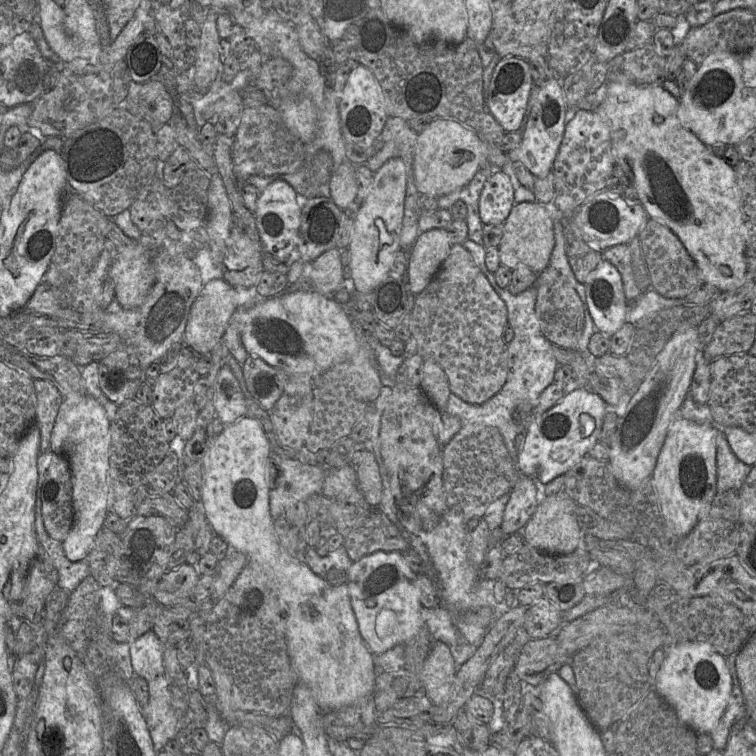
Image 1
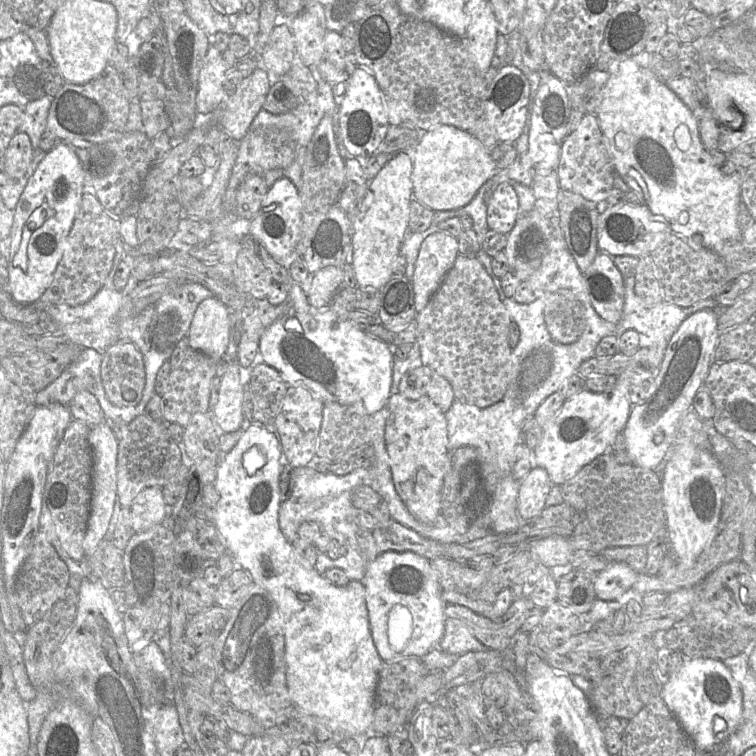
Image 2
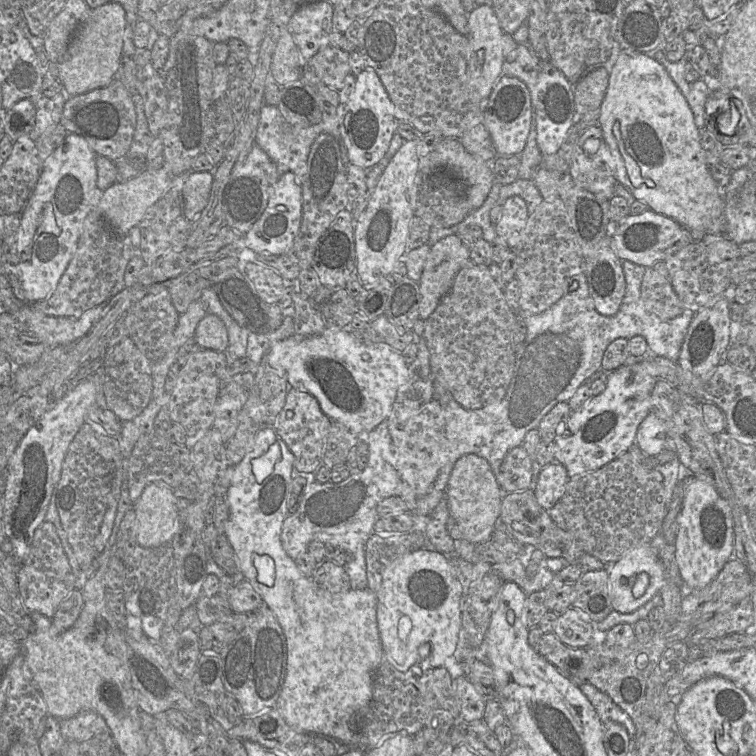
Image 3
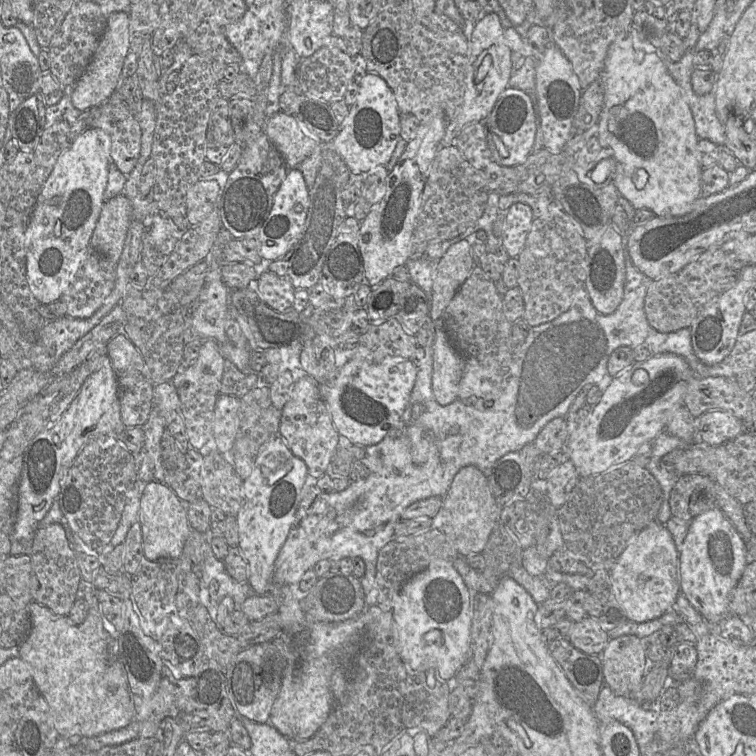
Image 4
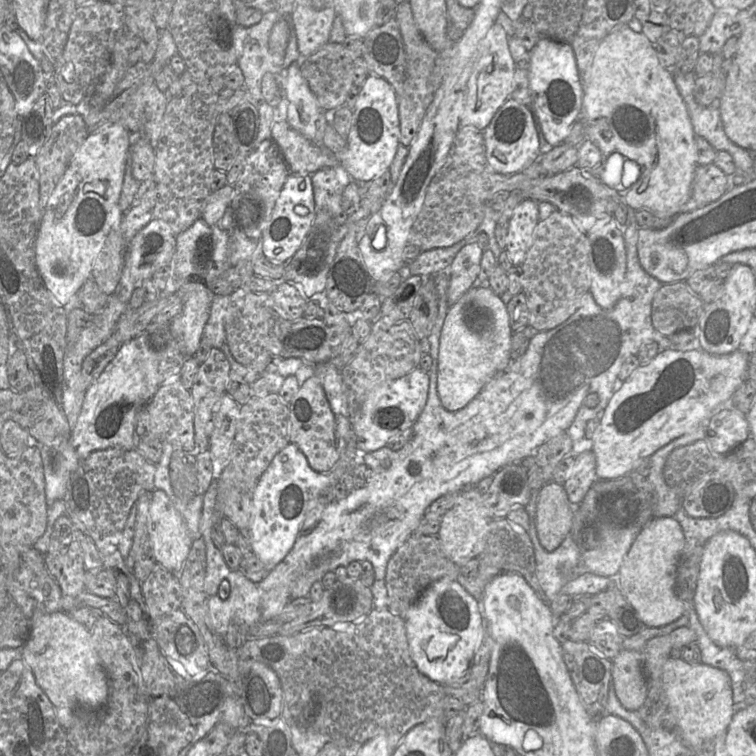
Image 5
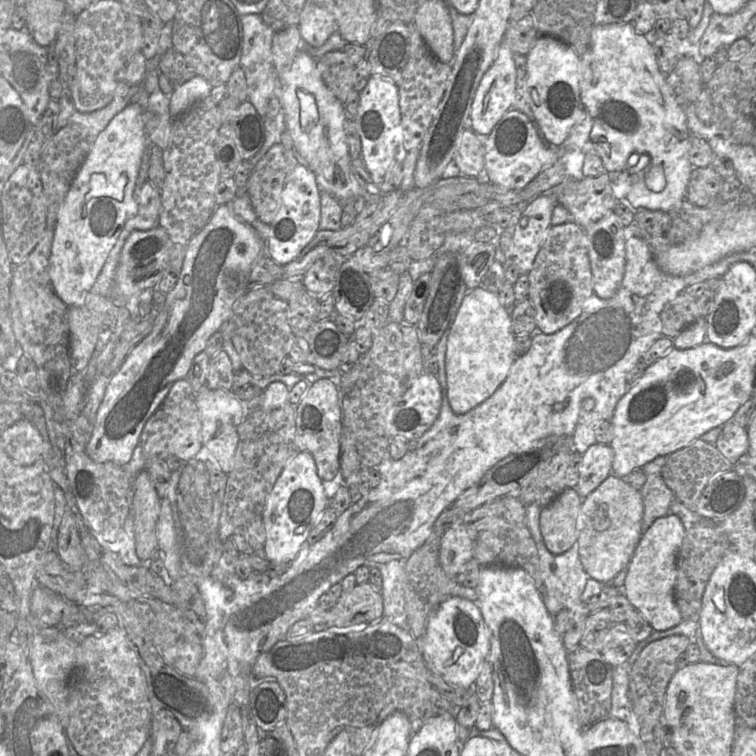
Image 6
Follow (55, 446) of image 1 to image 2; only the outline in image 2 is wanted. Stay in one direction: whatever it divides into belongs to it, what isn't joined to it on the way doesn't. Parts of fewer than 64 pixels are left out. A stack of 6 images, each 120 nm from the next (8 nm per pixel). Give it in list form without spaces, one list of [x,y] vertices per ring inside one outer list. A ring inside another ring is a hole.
[[[107,422],[91,426],[88,435],[88,441],[93,454],[93,468],[90,516],[88,520],[86,535],[83,541],[83,549],[86,557],[91,556],[98,545],[102,542],[107,532],[117,497],[118,459],[118,440]]]

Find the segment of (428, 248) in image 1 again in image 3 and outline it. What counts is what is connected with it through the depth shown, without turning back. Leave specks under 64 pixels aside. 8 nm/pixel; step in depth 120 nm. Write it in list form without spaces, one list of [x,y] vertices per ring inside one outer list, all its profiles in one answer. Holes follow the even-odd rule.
[[[456,235],[436,242],[429,251],[419,281],[420,318],[426,320],[449,292],[461,268],[470,262],[469,248]]]

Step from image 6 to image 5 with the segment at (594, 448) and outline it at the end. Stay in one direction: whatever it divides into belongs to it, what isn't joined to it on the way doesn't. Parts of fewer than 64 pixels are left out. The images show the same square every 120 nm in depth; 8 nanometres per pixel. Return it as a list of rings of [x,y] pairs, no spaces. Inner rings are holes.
[[[591,449],[579,453],[567,471],[567,479],[563,487],[569,501],[579,505],[589,489],[599,481],[596,475],[596,459]]]

